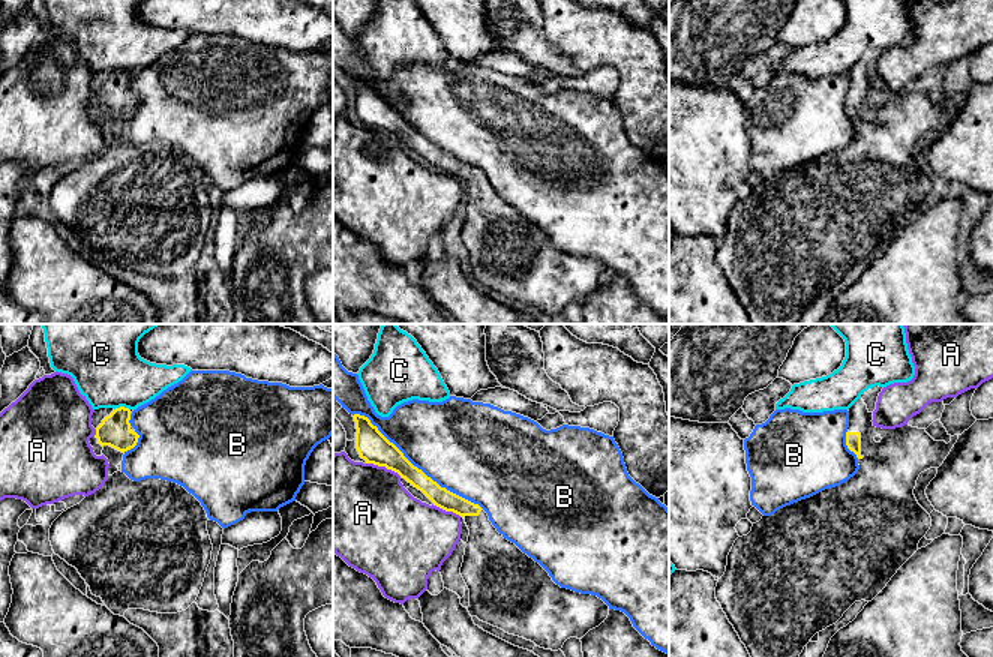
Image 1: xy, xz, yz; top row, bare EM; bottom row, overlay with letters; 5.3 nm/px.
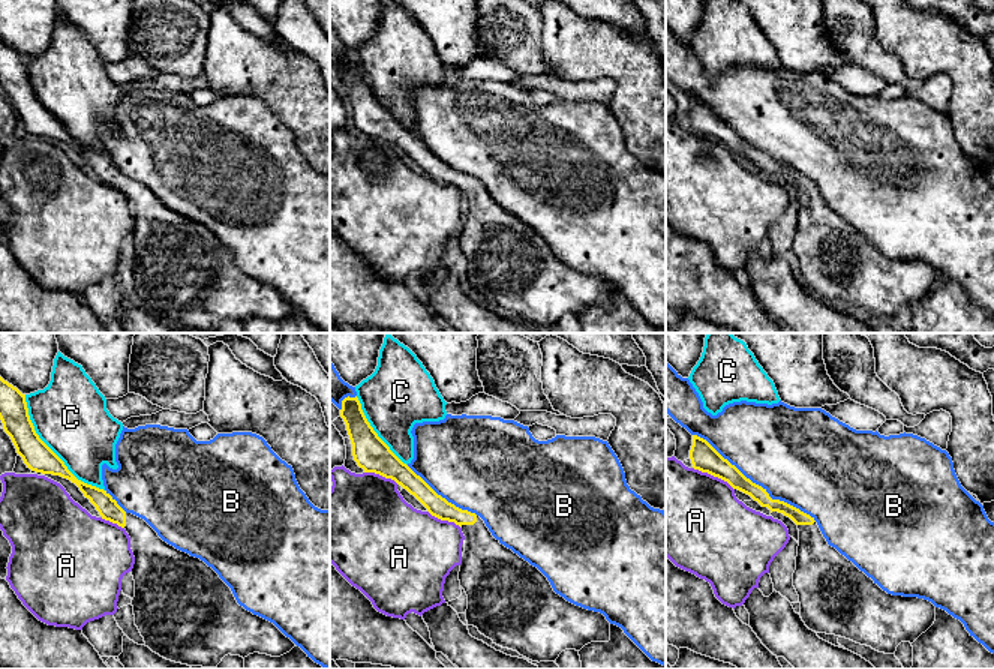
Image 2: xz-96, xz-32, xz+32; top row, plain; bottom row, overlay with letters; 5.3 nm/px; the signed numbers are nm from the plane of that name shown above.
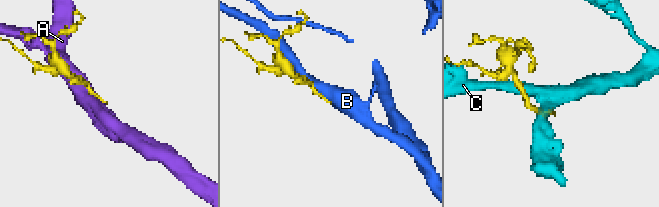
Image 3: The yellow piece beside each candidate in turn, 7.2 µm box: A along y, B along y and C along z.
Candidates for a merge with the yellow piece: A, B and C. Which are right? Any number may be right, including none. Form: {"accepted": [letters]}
{"accepted": []}

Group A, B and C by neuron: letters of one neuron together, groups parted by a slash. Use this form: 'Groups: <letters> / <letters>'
Groups: A / B / C

